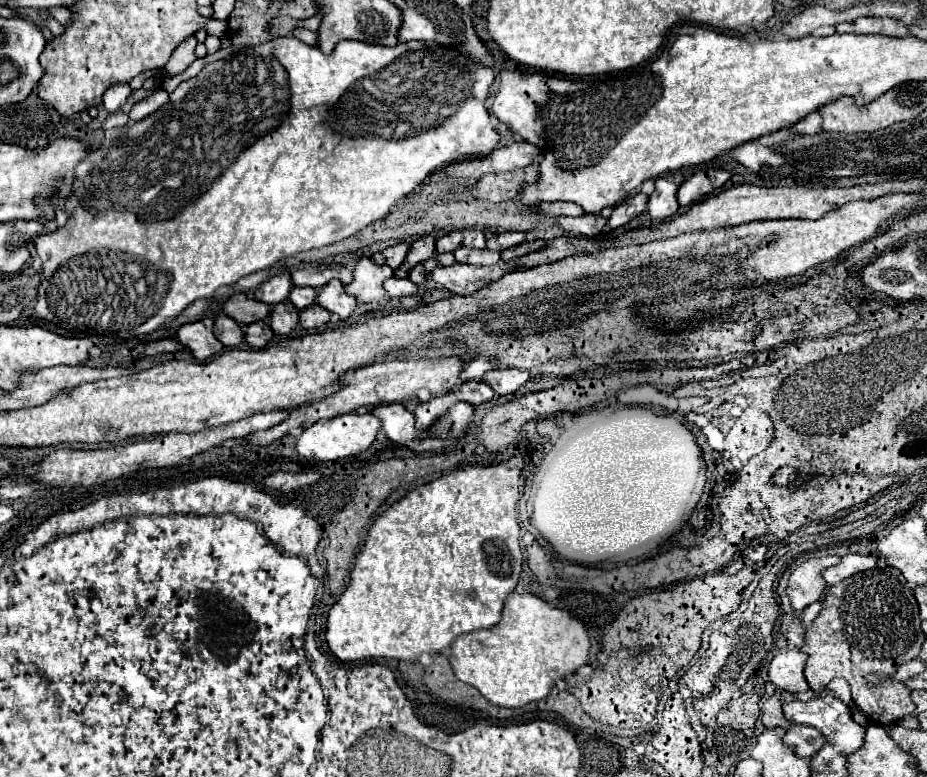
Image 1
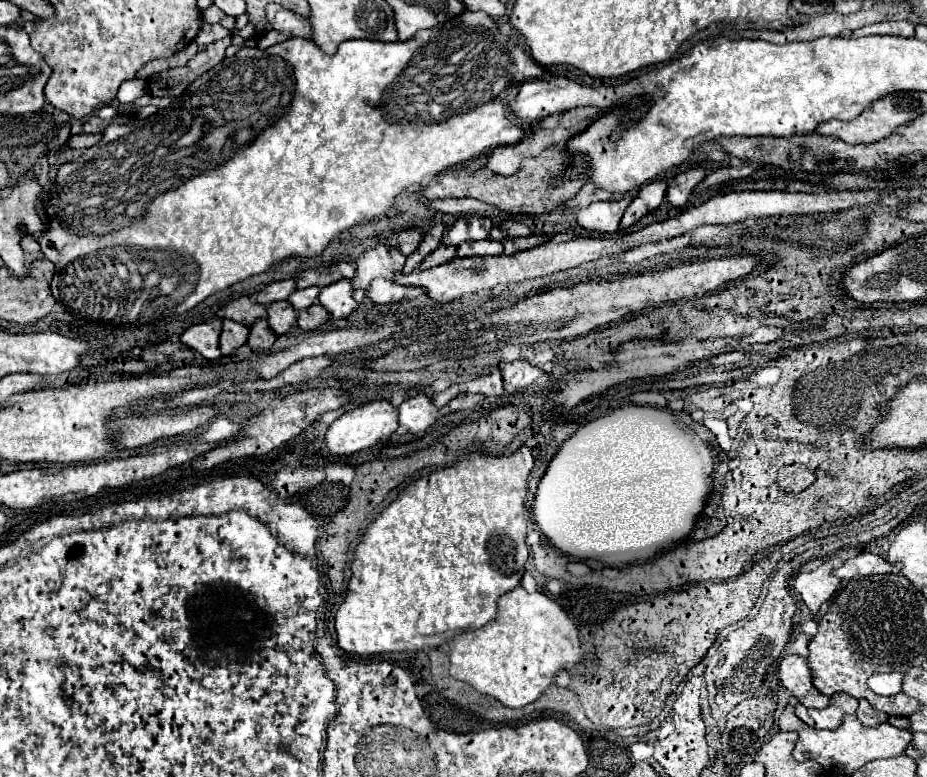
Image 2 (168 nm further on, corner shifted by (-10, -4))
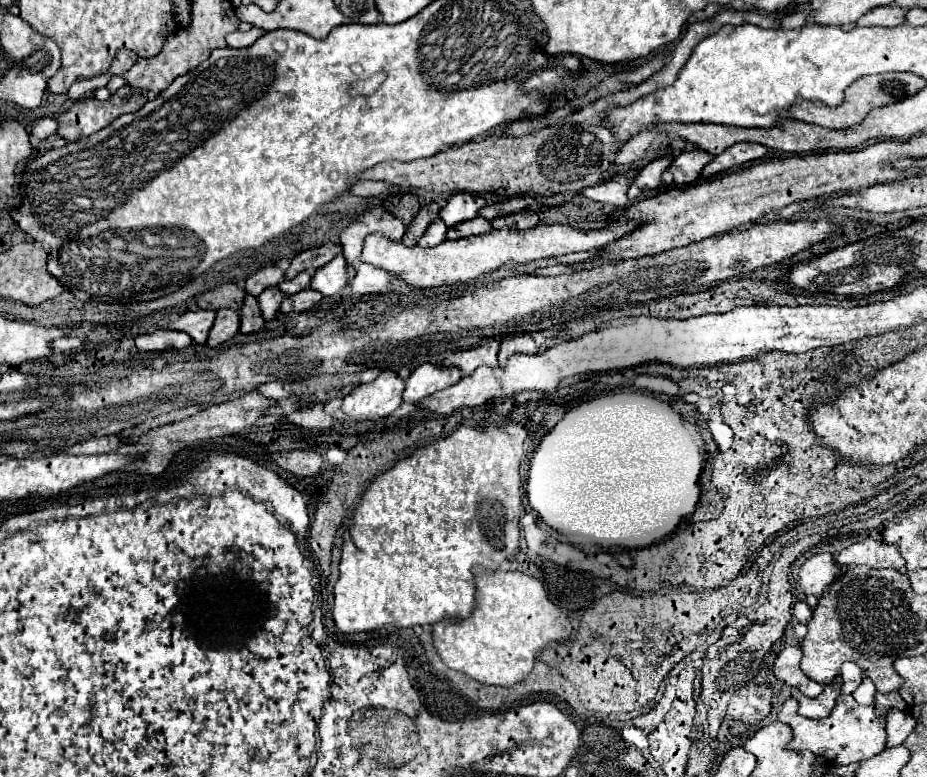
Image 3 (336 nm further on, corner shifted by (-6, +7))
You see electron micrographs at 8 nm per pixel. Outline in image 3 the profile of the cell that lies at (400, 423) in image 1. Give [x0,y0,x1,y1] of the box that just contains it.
[403,363,451,403]

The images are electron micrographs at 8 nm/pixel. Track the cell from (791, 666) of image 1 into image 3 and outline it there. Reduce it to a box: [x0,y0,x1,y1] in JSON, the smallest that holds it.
[773,647,823,697]

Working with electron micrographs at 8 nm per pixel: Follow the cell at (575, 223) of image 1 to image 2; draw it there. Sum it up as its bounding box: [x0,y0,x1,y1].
[577,200,625,234]

